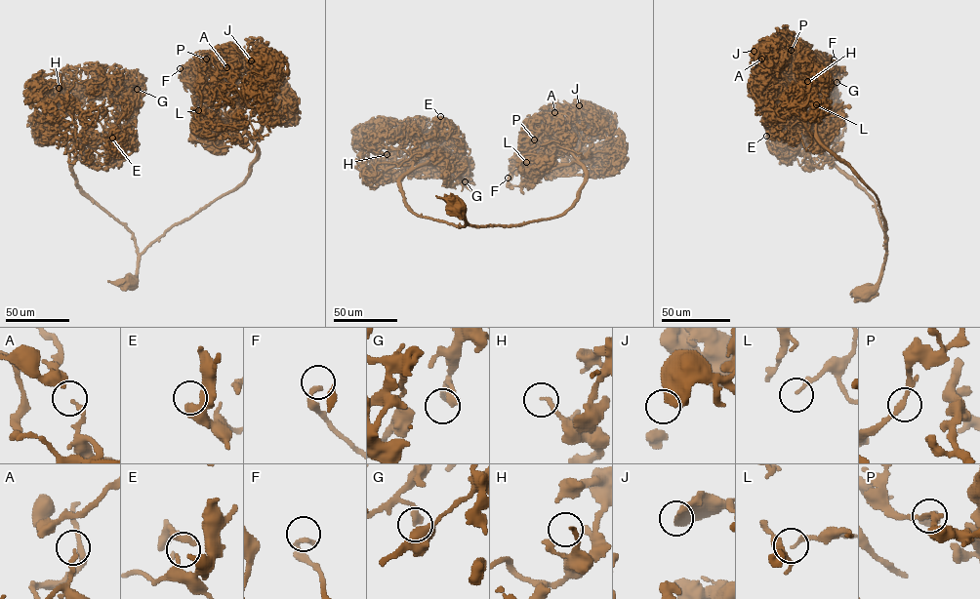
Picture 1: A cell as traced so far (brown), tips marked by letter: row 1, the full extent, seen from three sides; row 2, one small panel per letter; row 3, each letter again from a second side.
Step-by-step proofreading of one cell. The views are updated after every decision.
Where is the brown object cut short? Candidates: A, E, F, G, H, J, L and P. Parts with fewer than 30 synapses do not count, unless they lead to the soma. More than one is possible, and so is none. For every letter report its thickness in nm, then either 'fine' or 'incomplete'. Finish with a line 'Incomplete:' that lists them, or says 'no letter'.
A: 180 nm | fine
E: 380 nm | fine
F: 300 nm | incomplete
G: 300 nm | incomplete
H: 150 nm | incomplete
J: 500 nm | fine
L: 170 nm | fine
P: 160 nm | fine
Incomplete: F, G, H

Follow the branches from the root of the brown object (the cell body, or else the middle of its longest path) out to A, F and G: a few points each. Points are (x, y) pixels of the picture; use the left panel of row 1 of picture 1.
A: (132, 284), (141, 254), (173, 226), (232, 192), (256, 157), (258, 145), (236, 124), (245, 106), (226, 67)
F: (132, 284), (141, 254), (232, 192), (258, 153), (246, 127), (207, 96), (205, 76), (180, 68)
G: (132, 284), (133, 234), (78, 187), (72, 165), (114, 116), (121, 101), (115, 90), (130, 79), (137, 89)

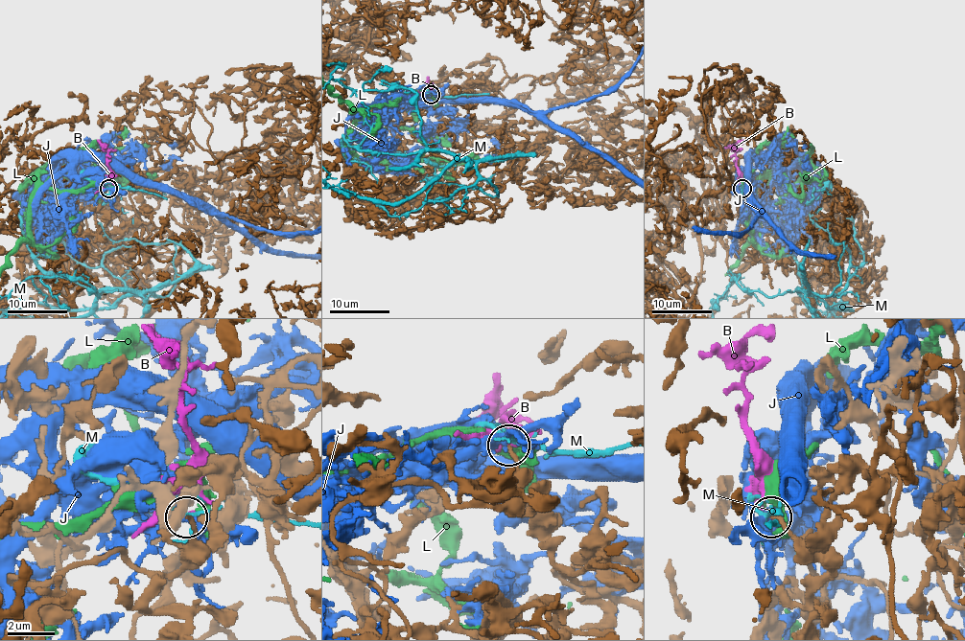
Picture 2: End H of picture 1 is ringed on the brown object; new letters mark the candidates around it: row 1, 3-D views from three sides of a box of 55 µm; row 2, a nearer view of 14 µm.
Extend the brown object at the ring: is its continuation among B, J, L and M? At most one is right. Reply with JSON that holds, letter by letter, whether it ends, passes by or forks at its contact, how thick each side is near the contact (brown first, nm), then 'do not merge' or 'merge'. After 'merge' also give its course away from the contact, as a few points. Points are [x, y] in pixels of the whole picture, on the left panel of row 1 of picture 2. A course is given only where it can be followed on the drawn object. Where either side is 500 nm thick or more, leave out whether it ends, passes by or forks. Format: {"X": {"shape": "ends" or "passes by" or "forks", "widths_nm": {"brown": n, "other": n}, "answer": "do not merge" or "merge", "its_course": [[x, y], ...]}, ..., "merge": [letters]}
{"B": {"shape": "ends", "widths_nm": {"brown": 150, "other": 180}, "answer": "merge", "its_course": [[107, 188], [104, 185], [104, 179], [109, 172], [107, 152], [99, 140]]}, "J": {"shape": "forks", "widths_nm": {"brown": 150, "other": 280}, "answer": "do not merge"}, "L": {"widths_nm": {"brown": 200, "other": 500}, "answer": "do not merge"}, "M": {"shape": "forks", "widths_nm": {"brown": 150, "other": 150}, "answer": "do not merge"}, "merge": ["B"]}

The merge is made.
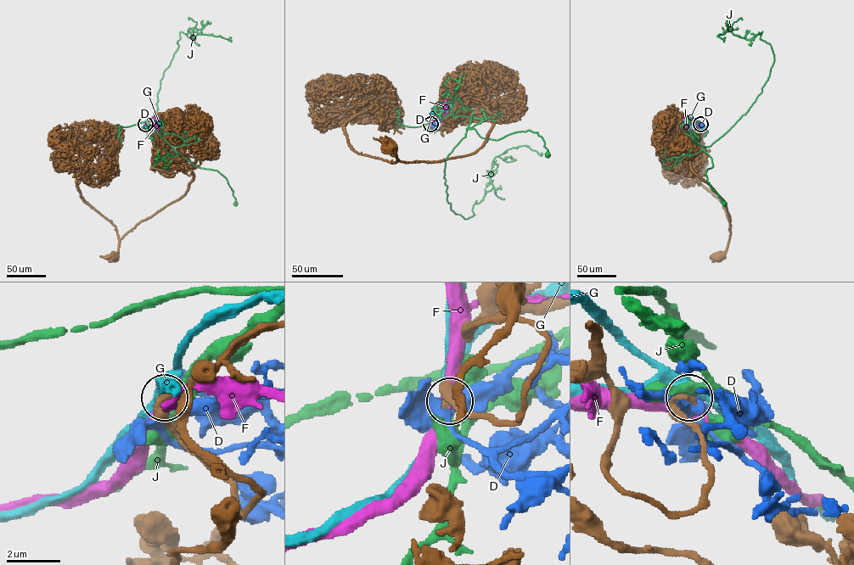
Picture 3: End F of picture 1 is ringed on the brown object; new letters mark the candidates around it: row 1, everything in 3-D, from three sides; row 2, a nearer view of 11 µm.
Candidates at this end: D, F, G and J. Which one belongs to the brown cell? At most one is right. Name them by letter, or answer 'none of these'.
D

